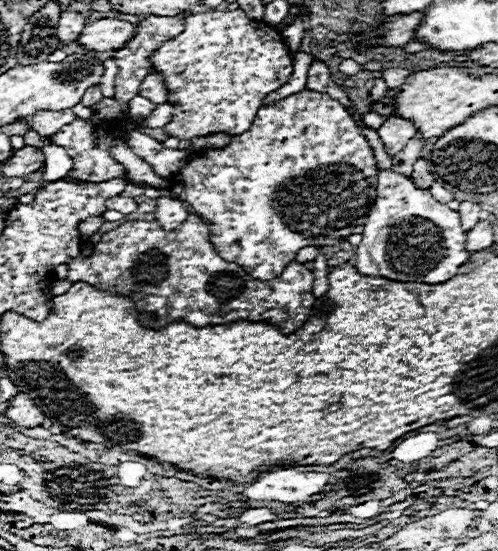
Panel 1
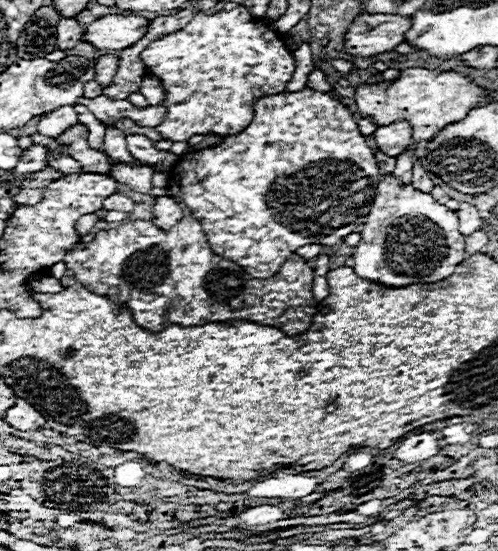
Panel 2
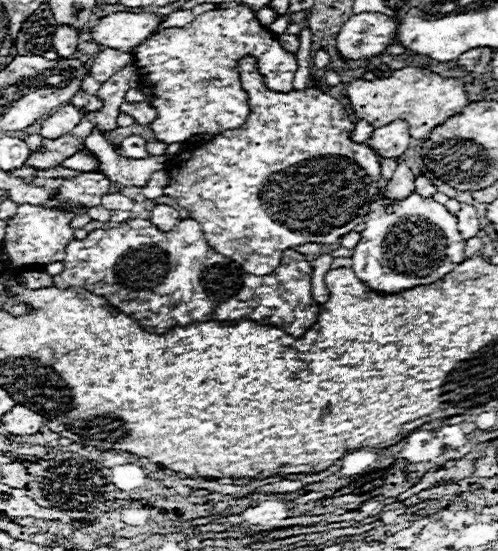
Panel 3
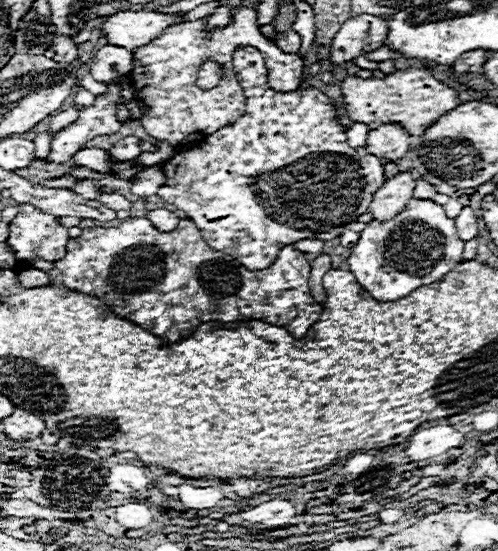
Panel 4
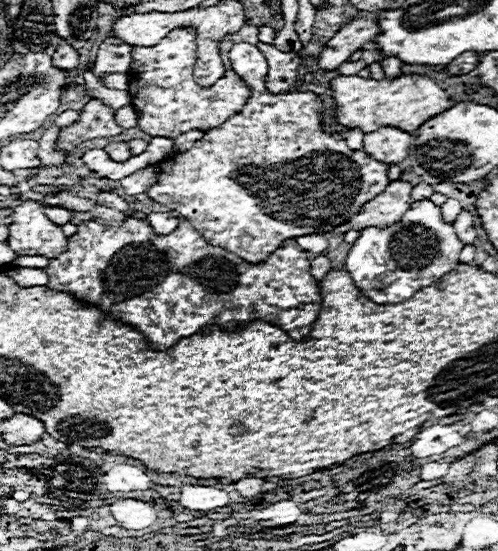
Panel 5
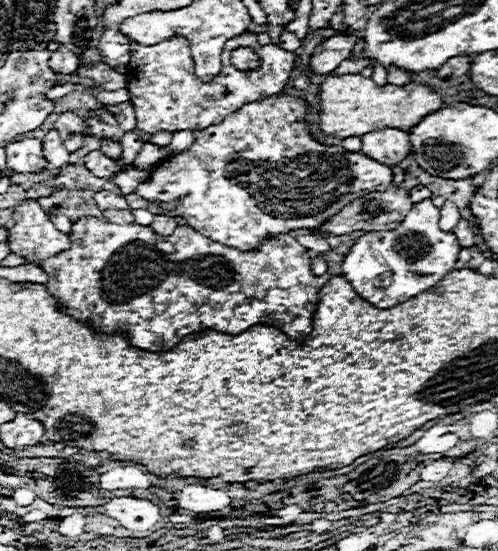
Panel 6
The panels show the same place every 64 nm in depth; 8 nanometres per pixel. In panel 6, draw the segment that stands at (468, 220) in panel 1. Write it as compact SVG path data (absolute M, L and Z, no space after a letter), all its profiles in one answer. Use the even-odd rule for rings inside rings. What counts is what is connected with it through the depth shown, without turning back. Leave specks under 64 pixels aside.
M460 220L460 224L456 226L454 234L456 234L458 244L460 244L462 248L470 248L470 246L474 246L474 234L472 234L472 228L468 226L466 220Z

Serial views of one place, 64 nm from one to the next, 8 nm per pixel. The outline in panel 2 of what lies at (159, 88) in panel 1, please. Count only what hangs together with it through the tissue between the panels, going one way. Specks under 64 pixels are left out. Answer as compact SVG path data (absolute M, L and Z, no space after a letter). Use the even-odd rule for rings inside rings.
M146 76L146 78L142 80L140 94L144 94L144 98L146 98L146 102L148 102L150 106L156 106L158 102L162 102L162 86L160 86L160 82L158 82L156 78Z

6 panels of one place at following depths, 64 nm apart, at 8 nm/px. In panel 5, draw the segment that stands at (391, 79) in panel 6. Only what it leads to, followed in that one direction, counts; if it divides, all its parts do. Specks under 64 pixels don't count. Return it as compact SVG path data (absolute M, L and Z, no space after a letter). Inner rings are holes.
M388 57L381 61L382 68L387 79L394 79L402 74L402 63L398 58Z

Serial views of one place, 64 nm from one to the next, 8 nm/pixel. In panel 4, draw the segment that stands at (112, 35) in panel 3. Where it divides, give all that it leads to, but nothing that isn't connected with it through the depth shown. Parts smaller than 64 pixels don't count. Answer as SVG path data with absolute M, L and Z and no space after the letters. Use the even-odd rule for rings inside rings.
M116 12L104 22L104 32L108 44L124 46L134 50L146 46L164 34L166 28L180 22L180 14L162 14L162 12Z

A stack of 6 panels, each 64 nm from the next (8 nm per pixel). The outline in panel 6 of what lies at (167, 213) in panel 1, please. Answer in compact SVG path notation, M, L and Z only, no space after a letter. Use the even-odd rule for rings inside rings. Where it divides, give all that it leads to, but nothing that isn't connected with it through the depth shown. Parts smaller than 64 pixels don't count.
M156 216L154 222L150 224L152 232L158 234L158 236L170 236L176 226L178 226L178 224L176 224L174 218L170 218L170 216Z

